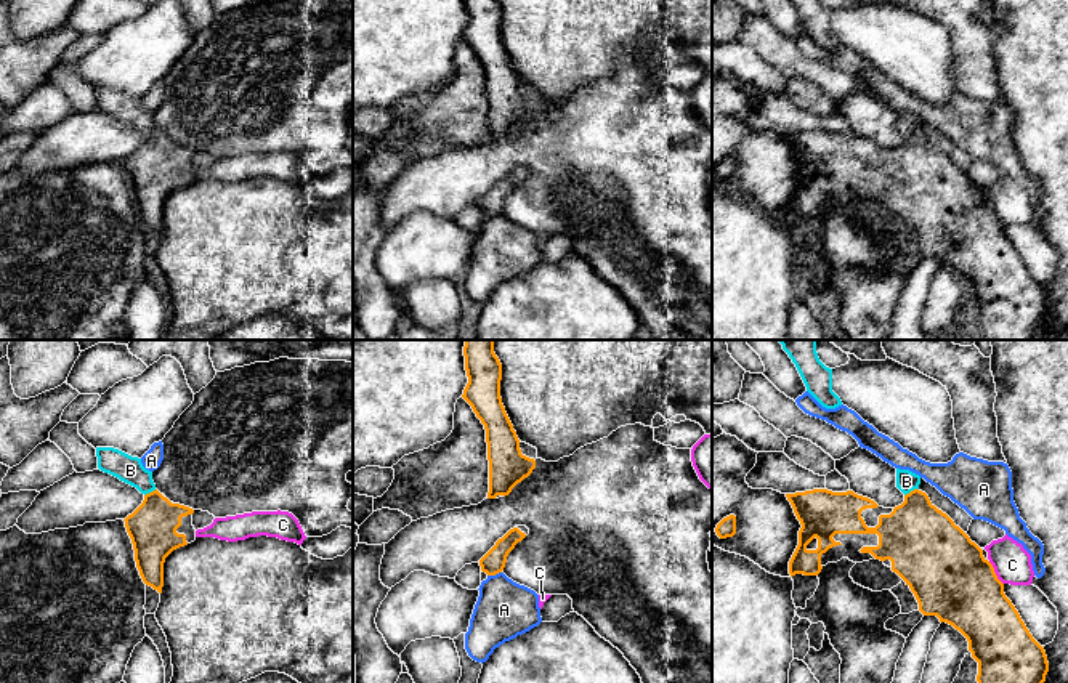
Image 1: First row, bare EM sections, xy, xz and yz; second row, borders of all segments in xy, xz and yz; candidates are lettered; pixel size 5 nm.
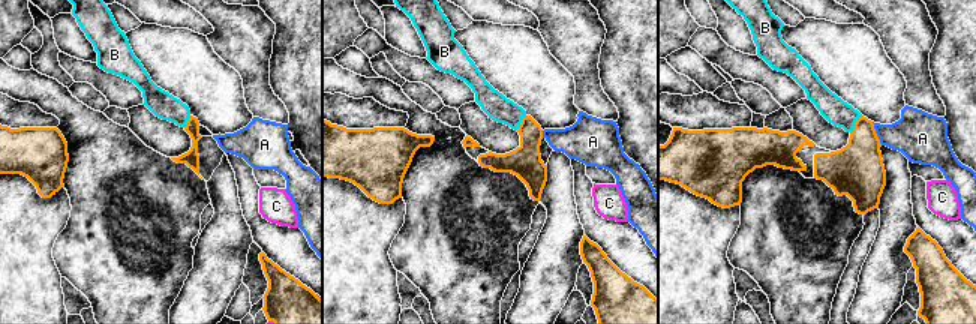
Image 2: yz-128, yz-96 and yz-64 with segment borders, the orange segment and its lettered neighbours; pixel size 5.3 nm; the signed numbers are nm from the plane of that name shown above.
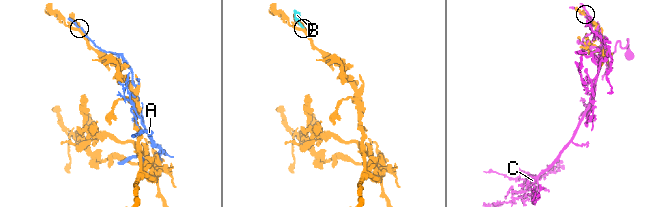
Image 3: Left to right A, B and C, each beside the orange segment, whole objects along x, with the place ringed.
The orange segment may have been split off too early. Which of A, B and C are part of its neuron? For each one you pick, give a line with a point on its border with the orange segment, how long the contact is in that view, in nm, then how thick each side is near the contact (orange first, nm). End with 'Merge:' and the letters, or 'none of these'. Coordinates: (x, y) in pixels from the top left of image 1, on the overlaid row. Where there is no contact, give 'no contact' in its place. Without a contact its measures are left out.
B: yz (911, 491) | 80 nm | 360/110 nm
Merge: B

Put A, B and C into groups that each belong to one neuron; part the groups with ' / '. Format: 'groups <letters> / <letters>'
groups A / B / C

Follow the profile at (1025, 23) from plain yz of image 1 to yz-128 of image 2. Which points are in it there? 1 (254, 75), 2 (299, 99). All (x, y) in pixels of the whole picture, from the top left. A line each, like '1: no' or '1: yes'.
1: no
2: yes

